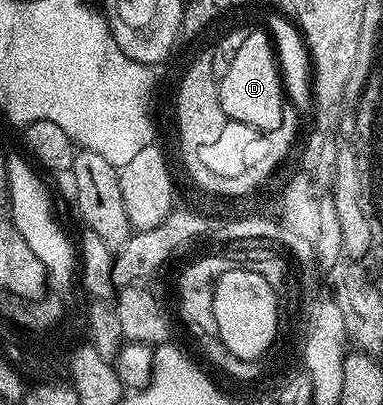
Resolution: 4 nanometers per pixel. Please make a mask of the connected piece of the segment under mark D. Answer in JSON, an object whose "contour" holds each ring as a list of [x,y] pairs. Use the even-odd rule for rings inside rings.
{"contour":[[[249,31],[246,42],[238,49],[234,62],[226,69],[226,74],[218,77],[220,105],[225,117],[237,120],[259,132],[269,132],[282,126],[282,114],[286,103],[285,89],[281,83],[280,67],[272,37],[267,31]]]}

